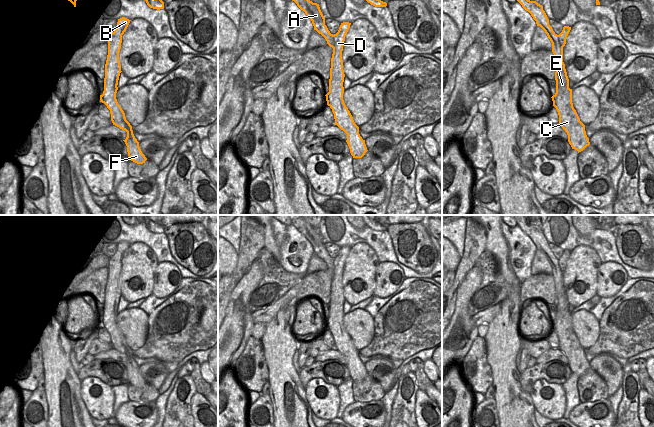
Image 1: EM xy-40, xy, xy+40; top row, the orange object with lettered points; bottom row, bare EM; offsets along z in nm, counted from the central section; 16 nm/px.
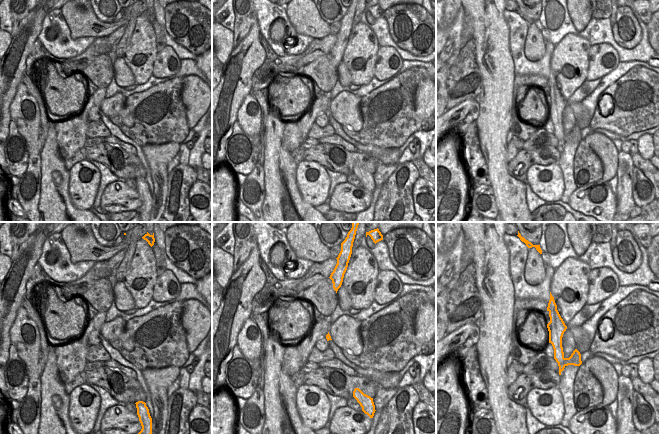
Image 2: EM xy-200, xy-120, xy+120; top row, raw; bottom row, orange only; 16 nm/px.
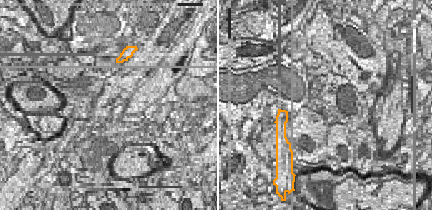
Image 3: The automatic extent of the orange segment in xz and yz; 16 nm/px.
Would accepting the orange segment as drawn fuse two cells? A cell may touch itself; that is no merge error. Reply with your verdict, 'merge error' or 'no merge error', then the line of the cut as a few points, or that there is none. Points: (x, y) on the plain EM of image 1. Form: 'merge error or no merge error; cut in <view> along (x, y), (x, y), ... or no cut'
merge error; cut in xy+40 along (558, 259), (558, 265), (562, 272), (556, 273), (553, 276)

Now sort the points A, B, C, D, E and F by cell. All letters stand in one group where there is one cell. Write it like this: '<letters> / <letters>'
A / B C D E F

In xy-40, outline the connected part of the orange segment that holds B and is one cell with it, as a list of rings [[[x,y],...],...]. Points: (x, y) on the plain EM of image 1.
[[[125,241],[118,243],[116,253],[109,260],[108,279],[105,288],[104,315],[100,319],[100,326],[104,327],[110,334],[113,349],[127,356],[127,361],[123,365],[127,370],[129,384],[137,388],[143,388],[147,382],[142,377],[139,366],[133,358],[132,350],[126,344],[125,337],[116,323],[118,304],[122,296],[119,286],[122,259],[126,255],[130,245]]]

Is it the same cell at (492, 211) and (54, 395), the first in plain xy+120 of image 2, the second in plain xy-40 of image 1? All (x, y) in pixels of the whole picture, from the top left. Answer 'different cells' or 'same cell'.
different cells

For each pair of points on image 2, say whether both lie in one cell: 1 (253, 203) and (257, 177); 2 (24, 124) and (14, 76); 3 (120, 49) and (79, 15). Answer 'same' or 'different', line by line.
1: same
2: different
3: different

